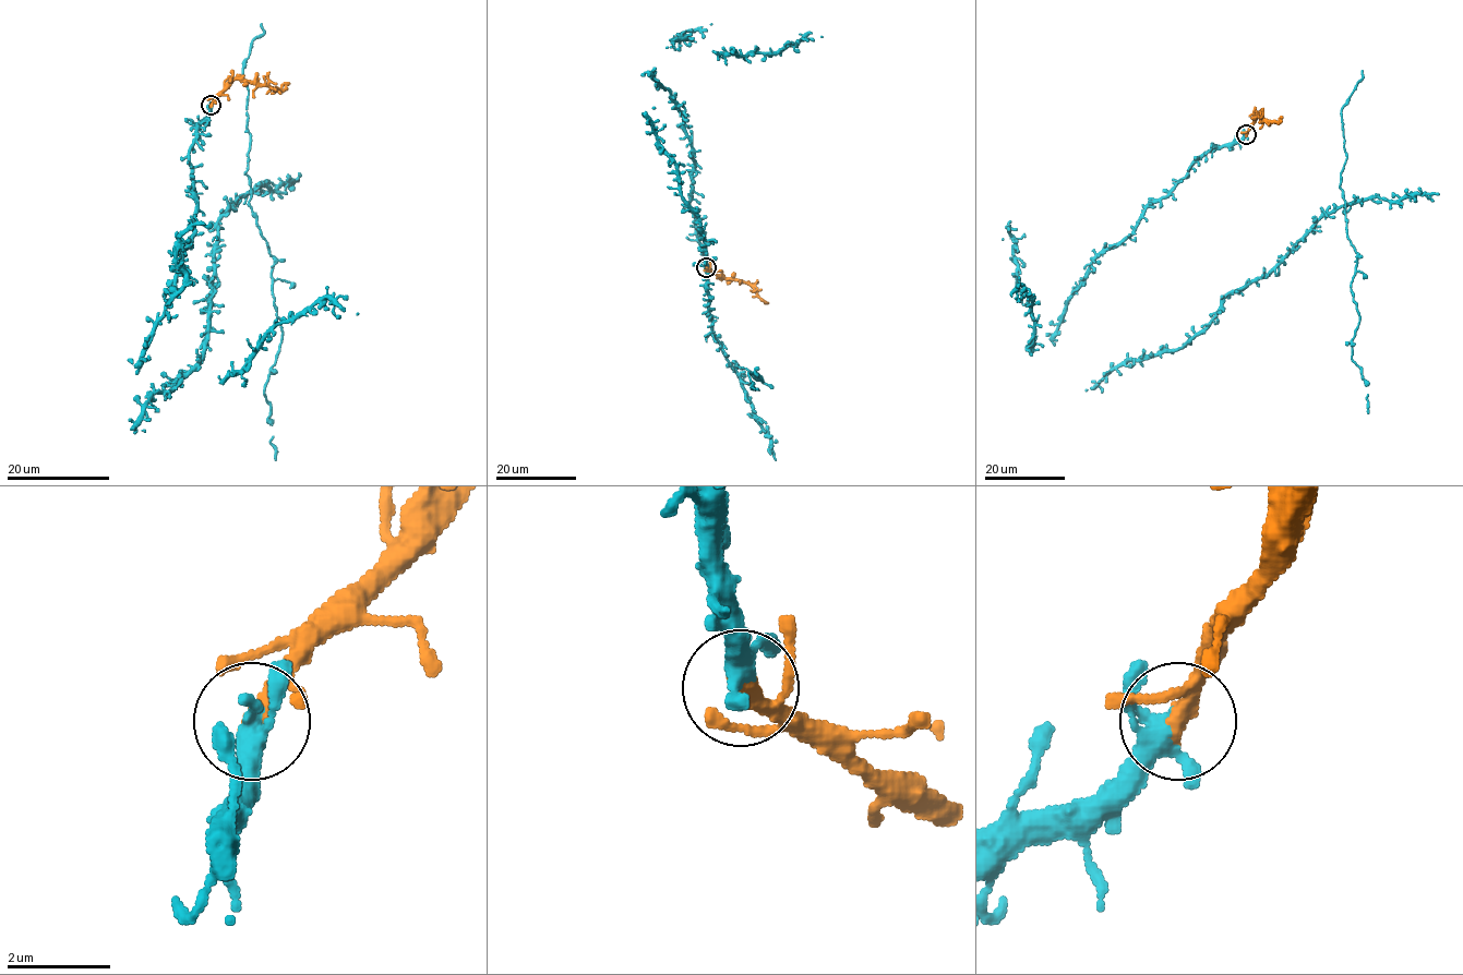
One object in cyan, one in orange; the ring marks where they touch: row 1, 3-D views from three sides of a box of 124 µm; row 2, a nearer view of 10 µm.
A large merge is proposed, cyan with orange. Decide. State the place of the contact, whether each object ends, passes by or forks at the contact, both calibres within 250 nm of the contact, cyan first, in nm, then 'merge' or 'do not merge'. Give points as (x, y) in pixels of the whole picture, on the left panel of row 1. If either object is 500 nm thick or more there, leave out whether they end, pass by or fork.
at (211, 105); cyan forks there; orange passes by; 280 nm thick on the cyan side, 260 nm on the other; merge

